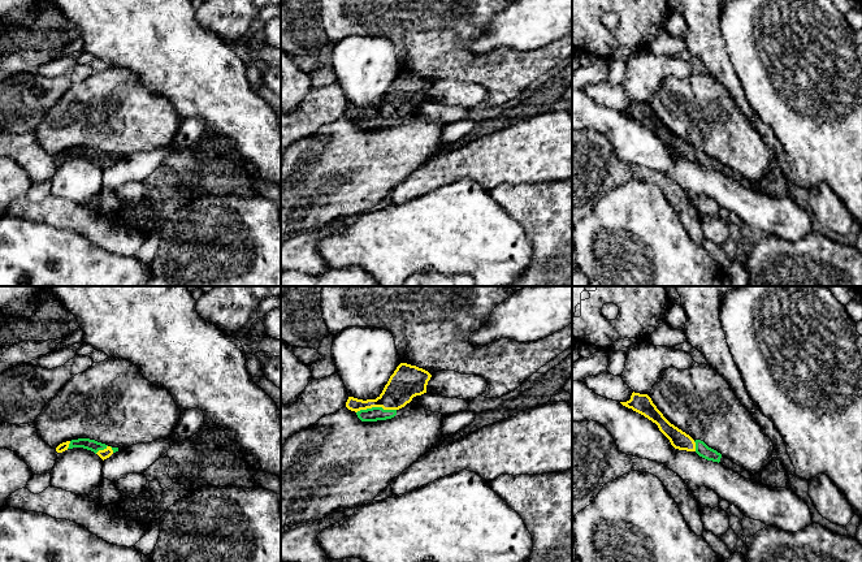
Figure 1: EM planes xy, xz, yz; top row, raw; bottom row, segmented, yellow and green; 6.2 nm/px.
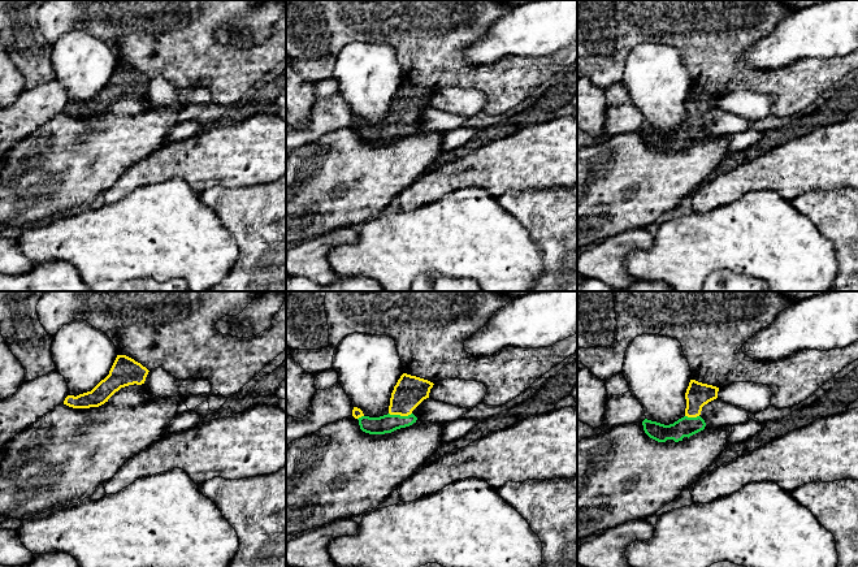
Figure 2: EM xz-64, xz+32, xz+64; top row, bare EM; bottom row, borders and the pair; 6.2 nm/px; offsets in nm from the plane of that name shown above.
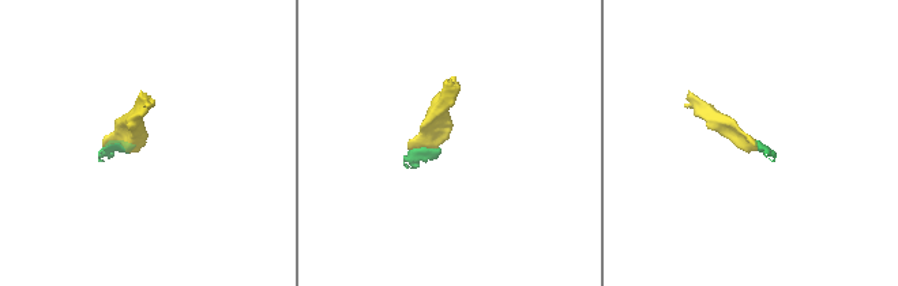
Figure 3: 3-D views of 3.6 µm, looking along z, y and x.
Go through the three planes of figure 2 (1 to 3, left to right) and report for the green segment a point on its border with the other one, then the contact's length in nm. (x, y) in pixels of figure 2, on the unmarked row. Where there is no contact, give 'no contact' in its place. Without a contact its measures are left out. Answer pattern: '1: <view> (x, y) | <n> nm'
1: no contact
2: xz+32 (401, 124) | 140 nm
3: xz+64 (692, 125) | 90 nm

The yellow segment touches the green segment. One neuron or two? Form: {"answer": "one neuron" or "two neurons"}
{"answer": "one neuron"}

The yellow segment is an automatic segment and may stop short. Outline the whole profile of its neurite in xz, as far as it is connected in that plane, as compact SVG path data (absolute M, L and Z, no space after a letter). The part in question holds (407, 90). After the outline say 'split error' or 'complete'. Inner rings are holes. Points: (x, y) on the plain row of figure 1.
M400 72L376 108L363 109L348 105L346 116L355 120L361 130L391 127L413 105L426 101L430 86L432 83L423 77Z; split error

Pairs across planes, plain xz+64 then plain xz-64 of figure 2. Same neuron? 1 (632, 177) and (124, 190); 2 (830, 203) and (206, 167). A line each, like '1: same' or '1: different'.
1: different
2: different

